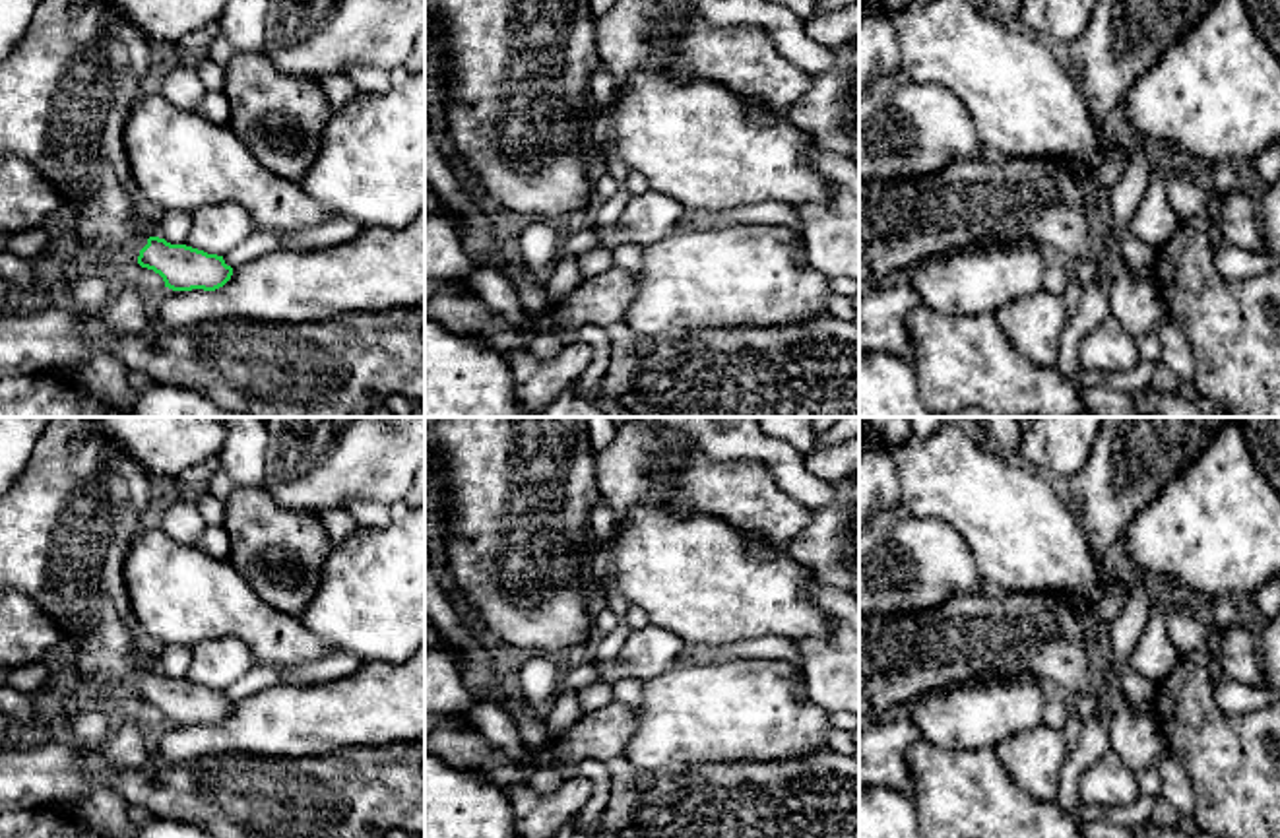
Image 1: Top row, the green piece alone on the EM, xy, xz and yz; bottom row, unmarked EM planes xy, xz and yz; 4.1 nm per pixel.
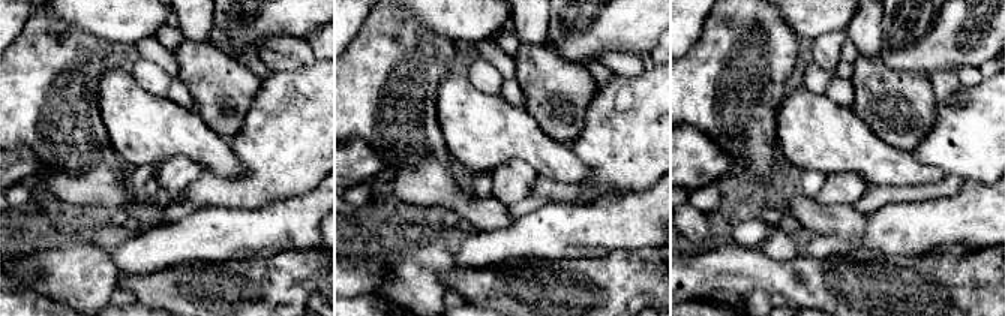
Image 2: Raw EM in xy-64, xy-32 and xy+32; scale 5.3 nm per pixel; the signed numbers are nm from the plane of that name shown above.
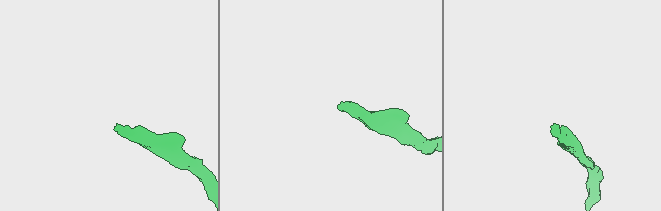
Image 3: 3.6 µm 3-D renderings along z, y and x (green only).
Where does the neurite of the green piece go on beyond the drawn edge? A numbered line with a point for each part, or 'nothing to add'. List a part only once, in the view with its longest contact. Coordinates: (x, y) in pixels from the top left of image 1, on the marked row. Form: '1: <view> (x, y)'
1: xy (66, 90)

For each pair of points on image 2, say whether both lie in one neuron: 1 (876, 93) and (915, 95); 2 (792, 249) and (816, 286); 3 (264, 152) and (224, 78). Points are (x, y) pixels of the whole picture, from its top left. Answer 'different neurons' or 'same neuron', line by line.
1: same neuron
2: different neurons
3: different neurons

